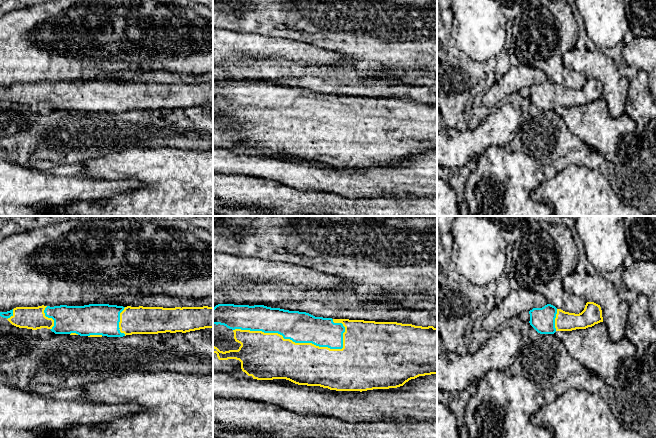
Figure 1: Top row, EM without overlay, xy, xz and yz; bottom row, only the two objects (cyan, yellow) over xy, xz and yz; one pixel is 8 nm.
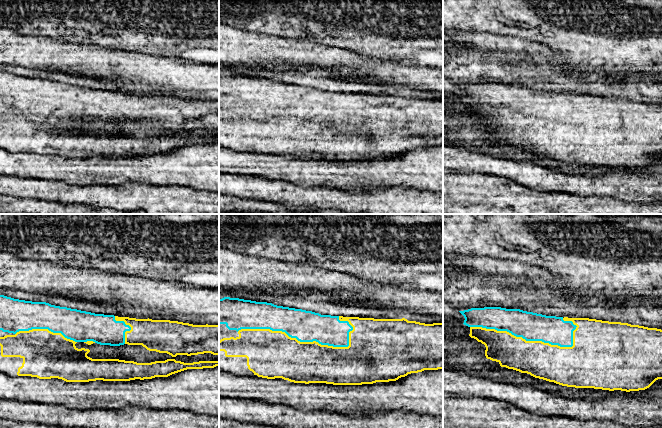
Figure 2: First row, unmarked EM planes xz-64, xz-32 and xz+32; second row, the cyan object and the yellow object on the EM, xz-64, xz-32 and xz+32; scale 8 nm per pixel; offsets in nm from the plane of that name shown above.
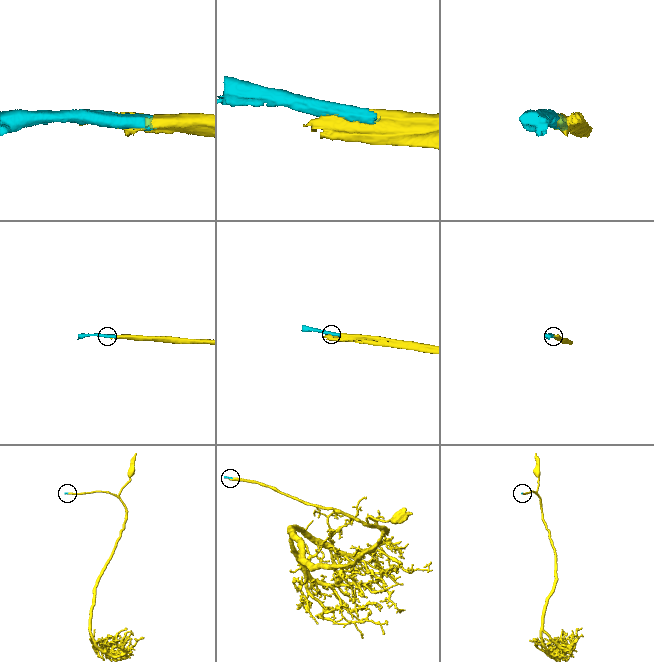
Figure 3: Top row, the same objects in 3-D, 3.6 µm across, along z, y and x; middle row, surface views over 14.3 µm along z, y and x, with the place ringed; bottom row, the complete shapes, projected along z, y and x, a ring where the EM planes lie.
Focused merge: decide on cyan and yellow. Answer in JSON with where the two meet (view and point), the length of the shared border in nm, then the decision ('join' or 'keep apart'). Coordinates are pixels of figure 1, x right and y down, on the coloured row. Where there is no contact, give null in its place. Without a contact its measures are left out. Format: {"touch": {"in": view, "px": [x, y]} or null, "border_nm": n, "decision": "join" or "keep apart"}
{"touch": {"in": "xz", "px": [297, 342]}, "border_nm": 900, "decision": "join"}

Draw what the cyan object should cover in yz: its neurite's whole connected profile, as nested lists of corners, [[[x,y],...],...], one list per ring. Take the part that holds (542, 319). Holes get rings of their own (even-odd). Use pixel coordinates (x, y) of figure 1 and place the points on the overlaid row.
[[[587,302],[579,314],[565,312],[551,304],[533,308],[529,314],[530,325],[540,334],[586,329],[603,322],[601,307],[594,302]]]

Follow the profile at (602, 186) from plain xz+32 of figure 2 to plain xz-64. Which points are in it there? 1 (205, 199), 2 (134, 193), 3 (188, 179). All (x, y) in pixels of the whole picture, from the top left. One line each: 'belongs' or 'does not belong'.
1: does not belong
2: does not belong
3: belongs

